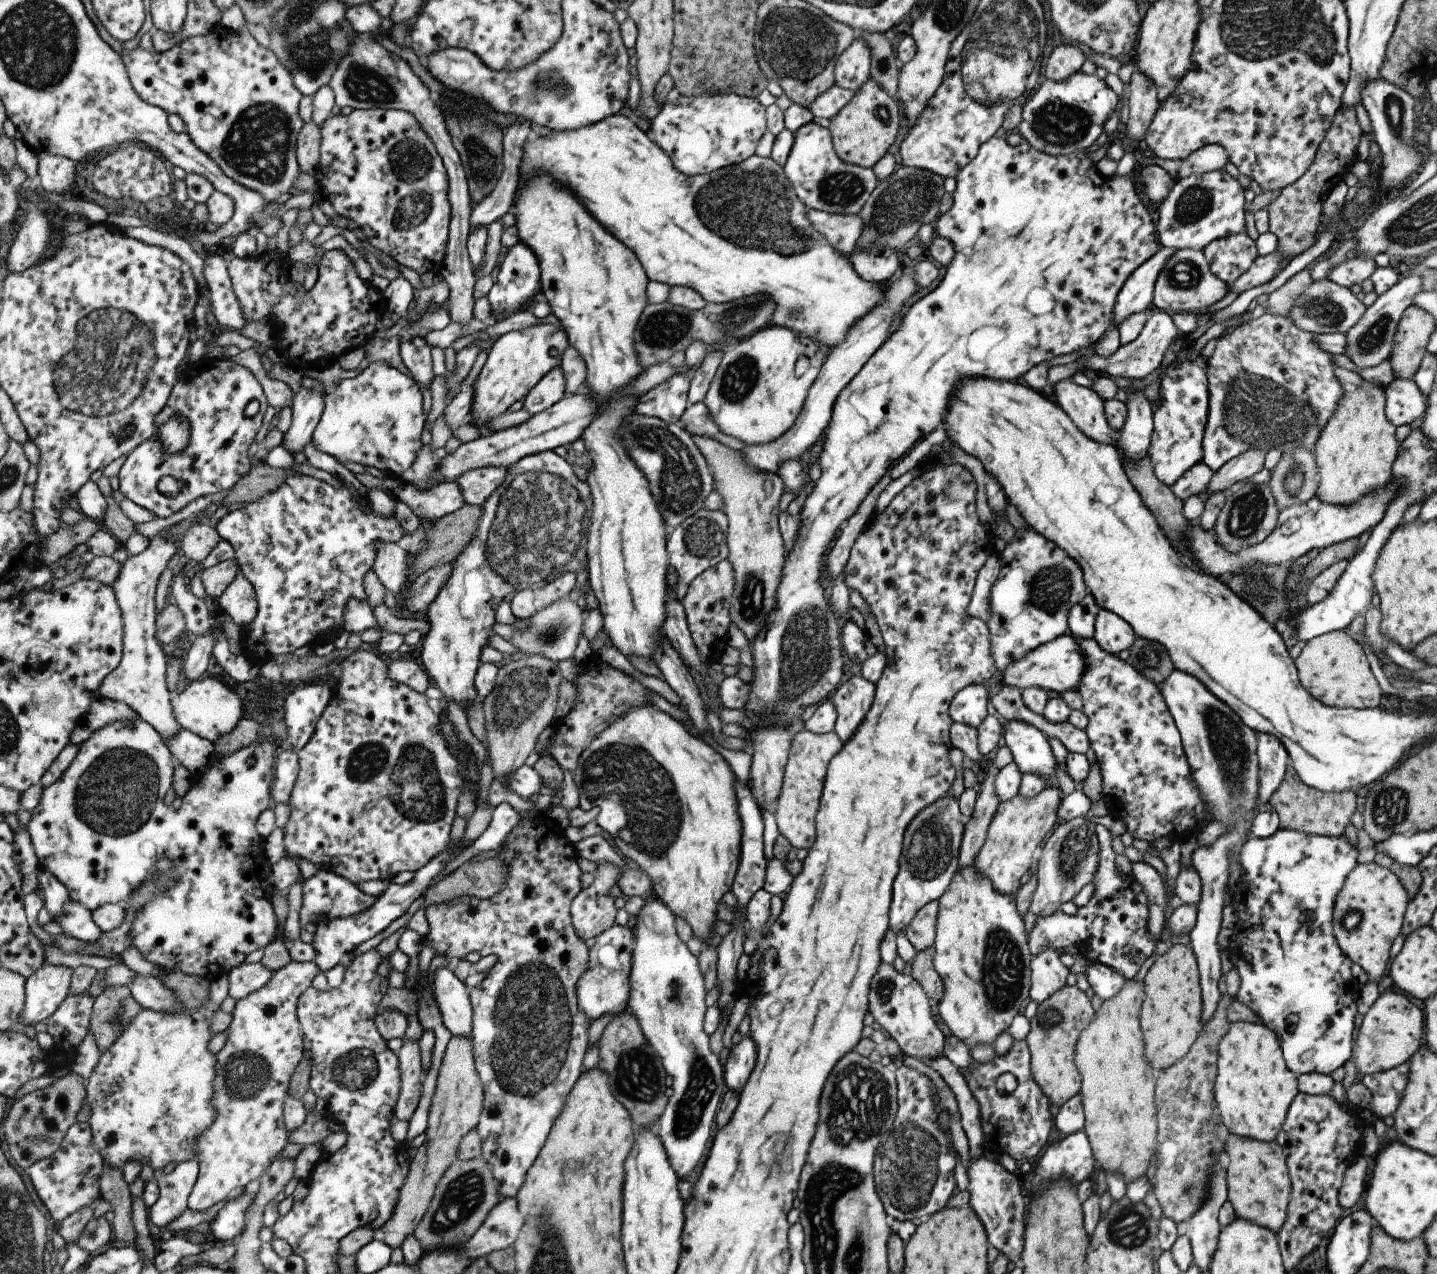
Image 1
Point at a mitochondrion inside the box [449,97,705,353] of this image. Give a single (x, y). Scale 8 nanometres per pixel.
(481, 158)

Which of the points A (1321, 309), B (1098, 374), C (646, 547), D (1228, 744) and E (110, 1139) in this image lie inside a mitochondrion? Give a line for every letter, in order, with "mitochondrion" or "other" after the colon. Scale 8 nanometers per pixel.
A: mitochondrion
B: other
C: other
D: mitochondrion
E: other

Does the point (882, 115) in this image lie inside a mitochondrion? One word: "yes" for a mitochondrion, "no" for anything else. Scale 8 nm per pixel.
yes

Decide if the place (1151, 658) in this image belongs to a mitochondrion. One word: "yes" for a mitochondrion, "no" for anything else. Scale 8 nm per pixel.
yes

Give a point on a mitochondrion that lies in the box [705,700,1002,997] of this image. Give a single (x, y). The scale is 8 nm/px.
(929, 848)

